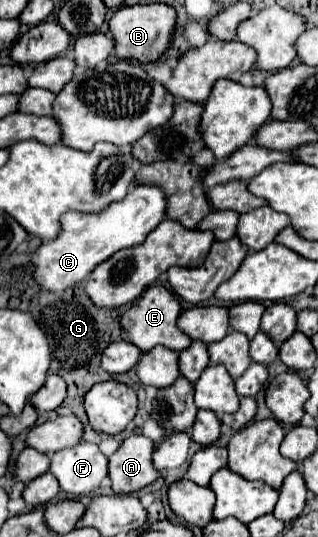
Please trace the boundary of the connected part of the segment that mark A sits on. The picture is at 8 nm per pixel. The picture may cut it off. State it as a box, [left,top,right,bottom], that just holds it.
[108,436,160,494]

